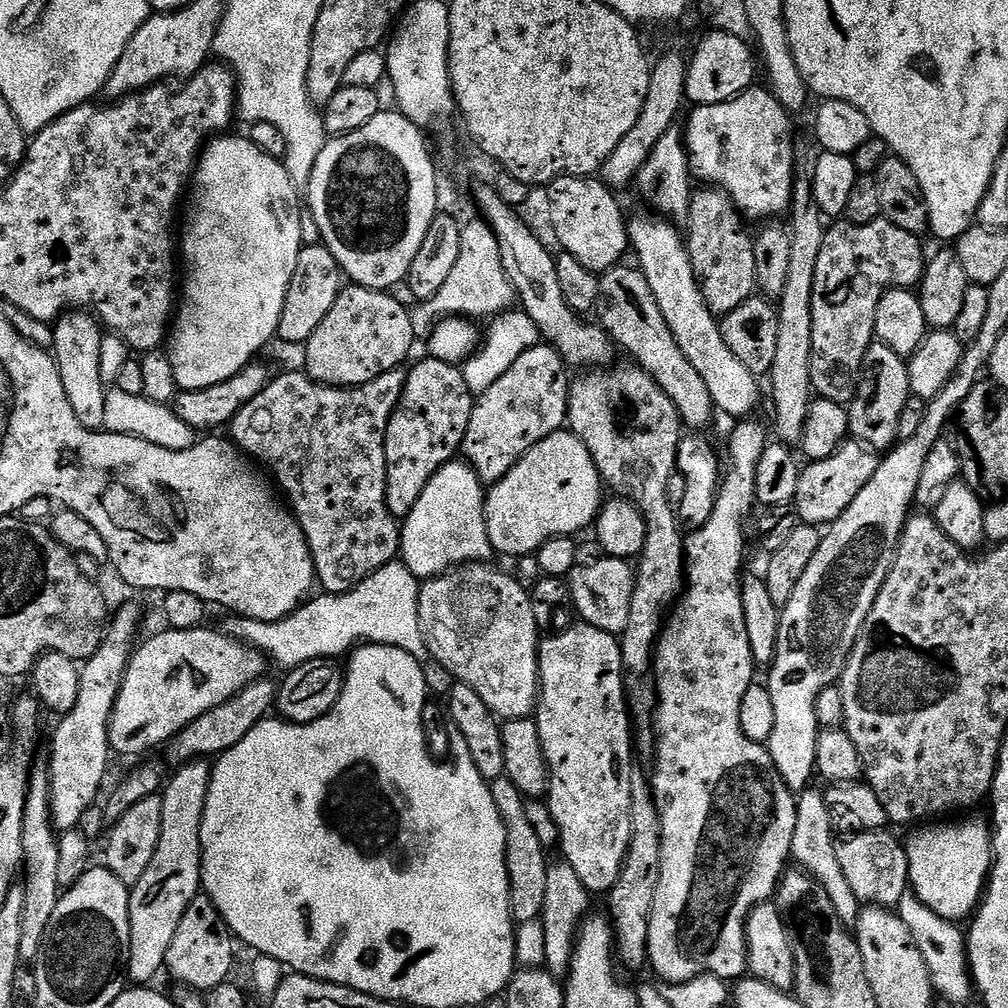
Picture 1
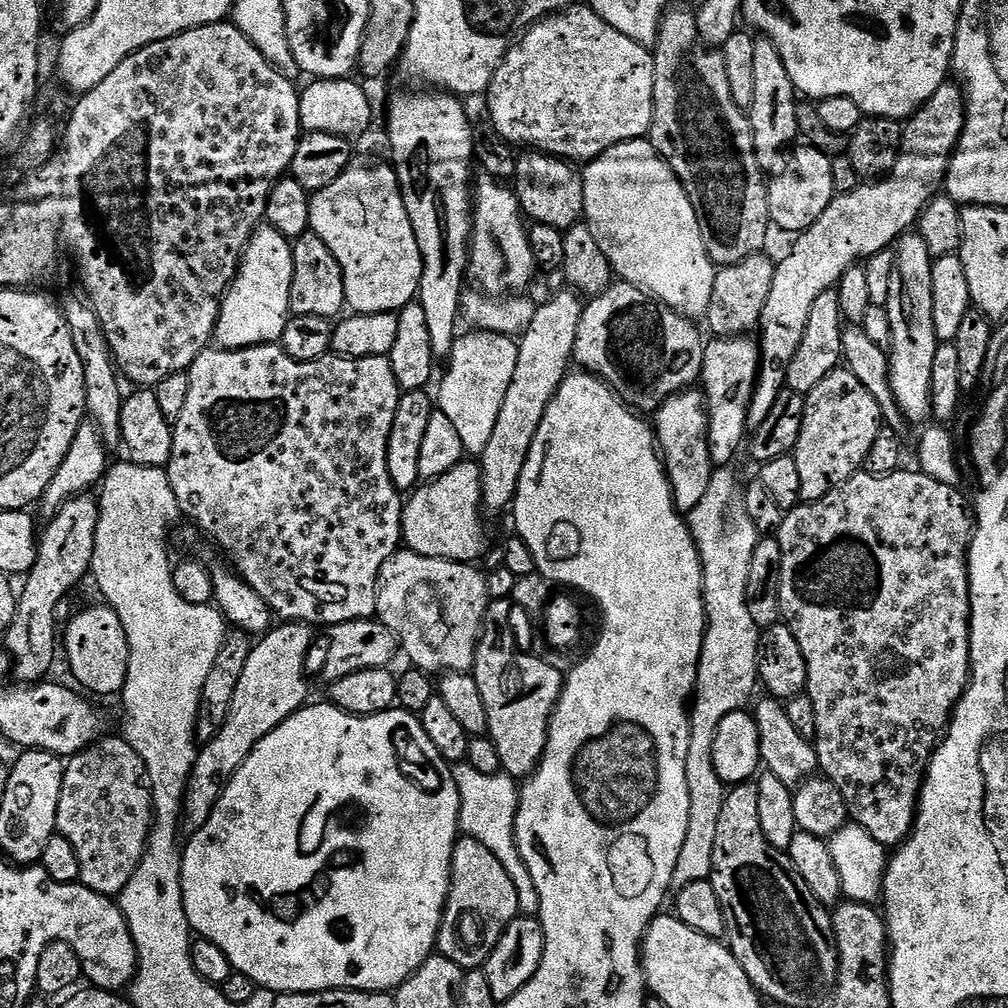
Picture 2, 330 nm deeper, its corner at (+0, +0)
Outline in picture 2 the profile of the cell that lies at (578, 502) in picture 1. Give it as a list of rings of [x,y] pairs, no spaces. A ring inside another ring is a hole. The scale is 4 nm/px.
[[[465,458],[454,470],[421,483],[407,497],[402,518],[403,547],[426,558],[457,560],[463,564],[479,561],[490,547],[480,516],[480,466],[475,459]]]

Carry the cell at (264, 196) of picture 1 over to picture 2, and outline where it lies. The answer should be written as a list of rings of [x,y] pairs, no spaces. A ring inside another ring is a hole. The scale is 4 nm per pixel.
[[[267,222],[261,223],[248,239],[240,259],[236,277],[228,286],[228,293],[220,304],[216,323],[215,343],[222,348],[253,348],[259,344],[277,343],[284,333],[286,322],[290,319],[290,282],[294,282],[293,241],[288,240]]]

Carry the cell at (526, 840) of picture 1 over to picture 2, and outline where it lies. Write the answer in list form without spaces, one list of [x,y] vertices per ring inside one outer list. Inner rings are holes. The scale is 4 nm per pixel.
[[[461,835],[454,846],[448,901],[436,935],[439,955],[450,958],[450,962],[465,970],[483,969],[494,946],[498,946],[498,938],[502,938],[506,926],[519,915],[518,890],[514,890],[506,866],[482,842]]]

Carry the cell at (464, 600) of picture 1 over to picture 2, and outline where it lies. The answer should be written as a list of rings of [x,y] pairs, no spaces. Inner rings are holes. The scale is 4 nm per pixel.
[[[397,550],[384,563],[376,584],[376,616],[395,634],[403,655],[408,655],[407,663],[429,674],[471,672],[489,603],[488,577],[475,563],[426,558],[407,550]]]

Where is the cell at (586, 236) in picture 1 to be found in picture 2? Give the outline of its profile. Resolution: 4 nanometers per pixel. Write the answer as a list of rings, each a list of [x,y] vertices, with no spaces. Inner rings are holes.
[[[535,150],[521,155],[516,161],[514,191],[520,211],[529,221],[554,226],[561,230],[581,223],[584,215],[584,177],[575,172],[573,165],[554,156],[546,156]],[[528,155],[528,156],[524,156]]]

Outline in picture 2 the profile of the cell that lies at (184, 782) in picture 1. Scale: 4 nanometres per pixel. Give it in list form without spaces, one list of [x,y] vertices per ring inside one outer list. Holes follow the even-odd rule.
[[[284,622],[279,626],[265,632],[253,643],[250,658],[246,658],[246,667],[242,669],[242,678],[238,678],[238,686],[234,689],[234,702],[230,702],[228,717],[217,727],[216,733],[197,751],[196,761],[190,770],[188,788],[184,791],[182,824],[189,833],[206,826],[206,818],[210,818],[218,802],[221,787],[228,783],[228,779],[238,770],[238,766],[246,762],[254,746],[258,746],[258,742],[266,738],[266,734],[270,734],[282,722],[286,722],[286,718],[290,718],[298,709],[305,707],[309,699],[307,698],[308,680],[304,677],[304,655],[312,644],[313,629],[299,622]]]

